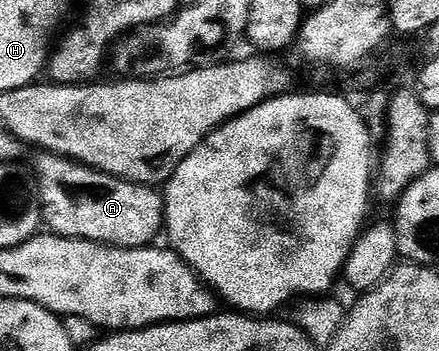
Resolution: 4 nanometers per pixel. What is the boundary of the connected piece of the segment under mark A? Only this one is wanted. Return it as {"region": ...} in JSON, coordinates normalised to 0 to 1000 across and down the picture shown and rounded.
{"region":[[[100,430],[71,470],[84,558],[93,564],[93,624],[114,667],[260,698],[264,709],[326,709],[351,695],[376,650],[376,567],[346,527],[319,527],[228,493],[182,459]]]}

